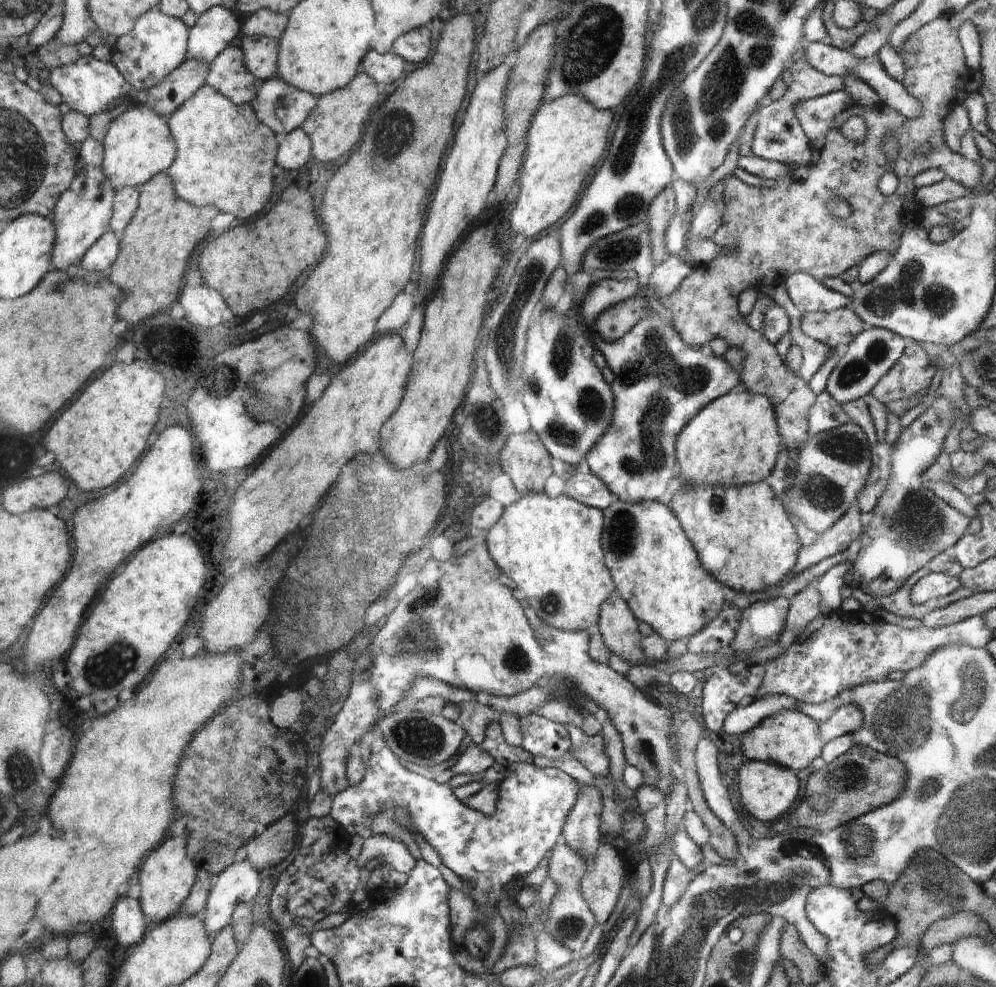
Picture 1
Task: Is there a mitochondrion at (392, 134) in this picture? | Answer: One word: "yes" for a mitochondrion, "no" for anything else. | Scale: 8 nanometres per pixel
yes

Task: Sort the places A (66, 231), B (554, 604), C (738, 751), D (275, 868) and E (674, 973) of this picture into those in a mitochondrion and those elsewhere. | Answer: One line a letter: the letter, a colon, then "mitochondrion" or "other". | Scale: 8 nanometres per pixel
A: other
B: mitochondrion
C: other
D: other
E: mitochondrion

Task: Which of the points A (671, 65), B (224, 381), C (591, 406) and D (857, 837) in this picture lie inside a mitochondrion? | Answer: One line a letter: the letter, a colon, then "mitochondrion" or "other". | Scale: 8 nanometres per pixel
A: mitochondrion
B: mitochondrion
C: mitochondrion
D: mitochondrion

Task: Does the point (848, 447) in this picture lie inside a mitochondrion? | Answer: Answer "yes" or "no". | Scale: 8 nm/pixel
yes

